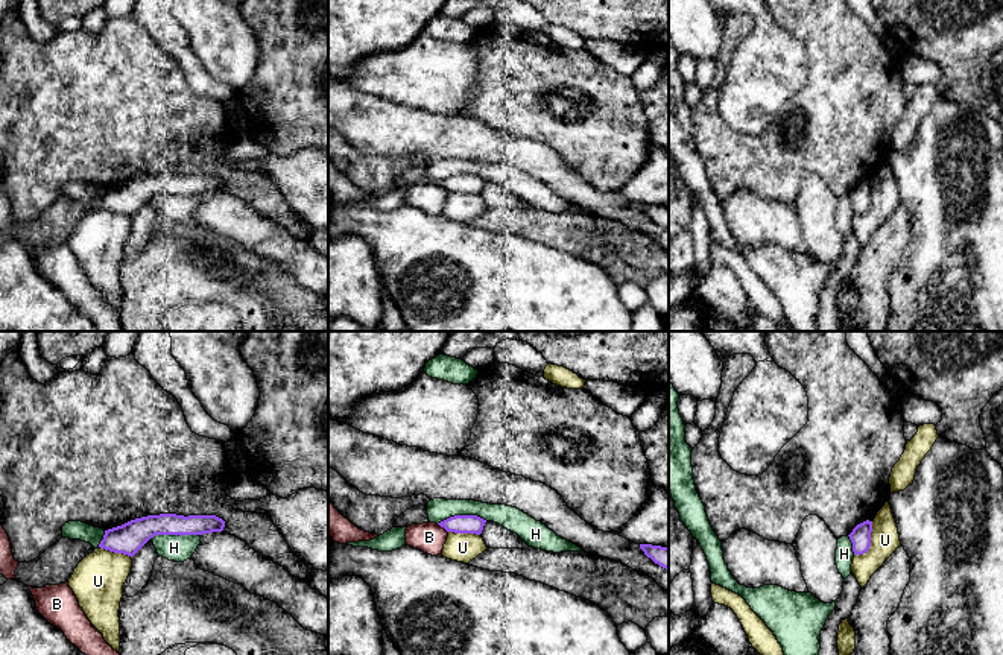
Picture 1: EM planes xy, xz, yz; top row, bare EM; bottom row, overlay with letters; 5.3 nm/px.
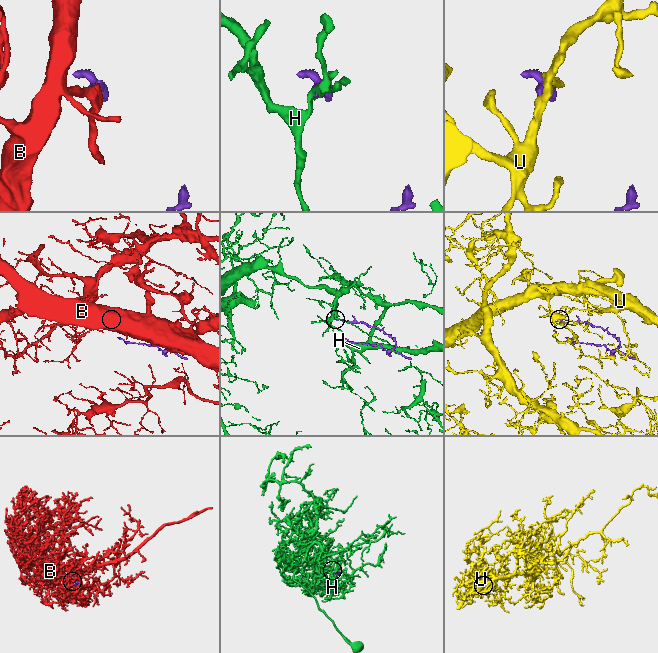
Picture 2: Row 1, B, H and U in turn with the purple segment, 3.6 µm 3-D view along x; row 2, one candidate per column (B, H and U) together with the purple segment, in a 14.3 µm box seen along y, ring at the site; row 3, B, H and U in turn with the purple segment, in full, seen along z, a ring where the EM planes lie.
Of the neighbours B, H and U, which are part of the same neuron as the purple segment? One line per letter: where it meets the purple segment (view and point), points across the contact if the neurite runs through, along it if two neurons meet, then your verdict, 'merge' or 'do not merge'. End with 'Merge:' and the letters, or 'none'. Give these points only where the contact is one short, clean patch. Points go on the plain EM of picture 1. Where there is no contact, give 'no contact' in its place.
B: xz (442, 186) | along xz (438, 183), (447, 192) | do not merge
H: xz (461, 175) | do not merge
U: yz (870, 202) | do not merge
Merge: none

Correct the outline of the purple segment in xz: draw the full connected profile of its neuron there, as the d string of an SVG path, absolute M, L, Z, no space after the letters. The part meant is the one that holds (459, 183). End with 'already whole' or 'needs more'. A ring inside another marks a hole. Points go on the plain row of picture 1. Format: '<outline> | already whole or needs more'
M454 175L438 184L444 187L447 191L480 195L485 182L486 179L477 175Z | already whole

